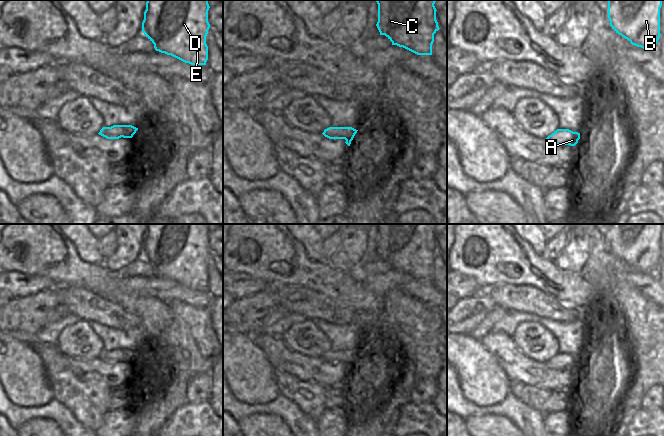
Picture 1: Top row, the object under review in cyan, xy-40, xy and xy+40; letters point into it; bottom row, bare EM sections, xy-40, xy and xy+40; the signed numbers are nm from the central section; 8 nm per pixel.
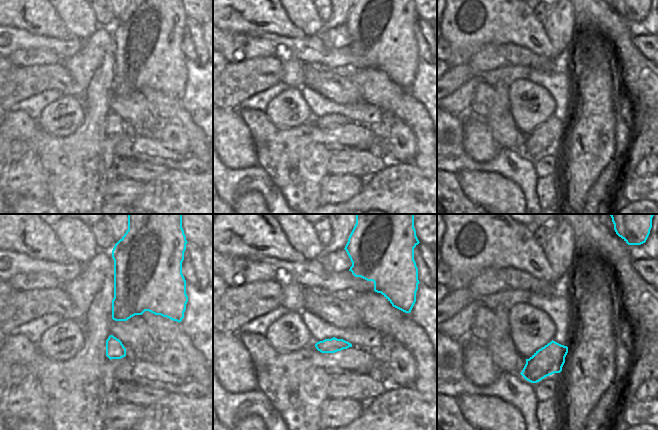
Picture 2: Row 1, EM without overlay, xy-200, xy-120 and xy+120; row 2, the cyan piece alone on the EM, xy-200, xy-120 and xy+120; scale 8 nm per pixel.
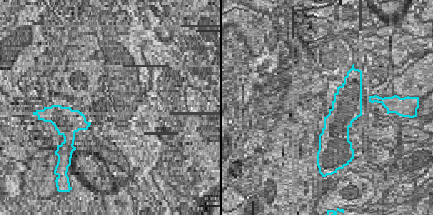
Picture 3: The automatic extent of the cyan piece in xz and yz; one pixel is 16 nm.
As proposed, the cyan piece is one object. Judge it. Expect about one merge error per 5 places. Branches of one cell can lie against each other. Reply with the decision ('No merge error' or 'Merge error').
No merge error.

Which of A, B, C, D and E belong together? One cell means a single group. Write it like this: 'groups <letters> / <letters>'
groups A B C D E

